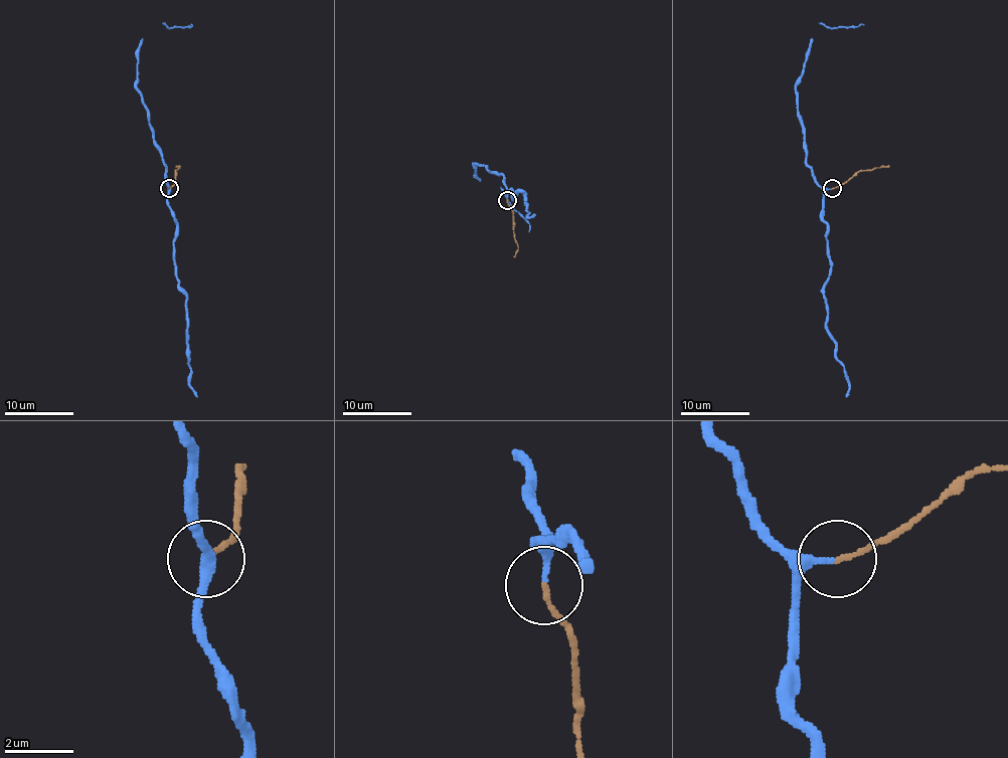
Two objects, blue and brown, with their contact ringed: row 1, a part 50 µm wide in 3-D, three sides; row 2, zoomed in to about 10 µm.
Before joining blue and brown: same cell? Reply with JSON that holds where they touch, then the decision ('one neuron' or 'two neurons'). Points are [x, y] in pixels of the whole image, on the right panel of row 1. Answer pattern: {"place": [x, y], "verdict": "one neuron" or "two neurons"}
{"place": [832, 188], "verdict": "one neuron"}

